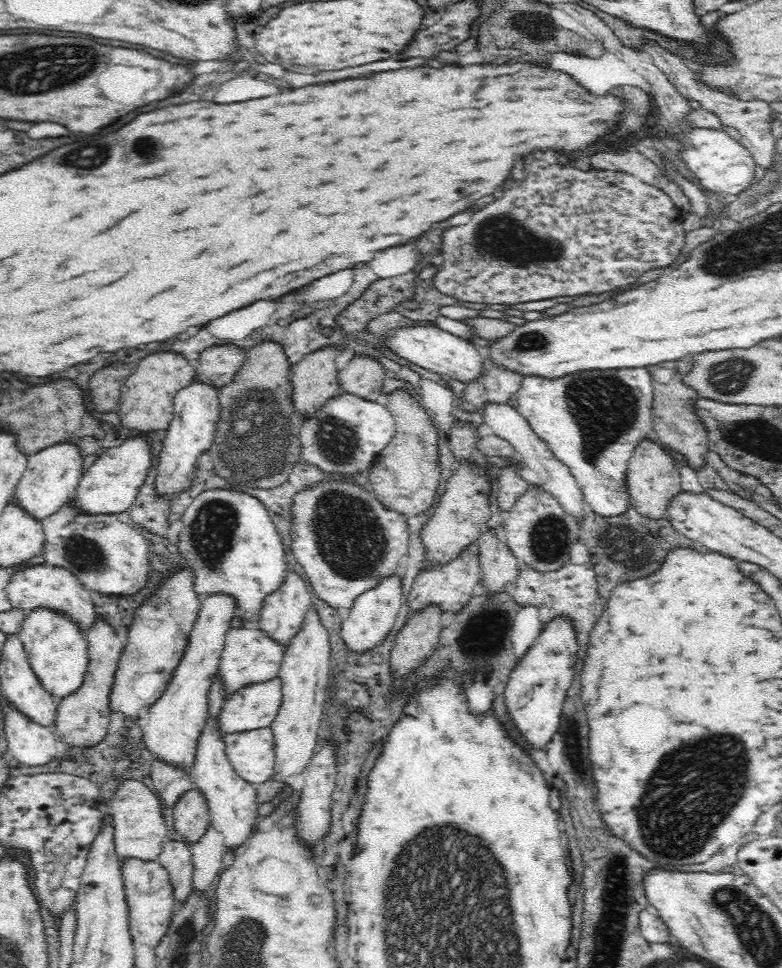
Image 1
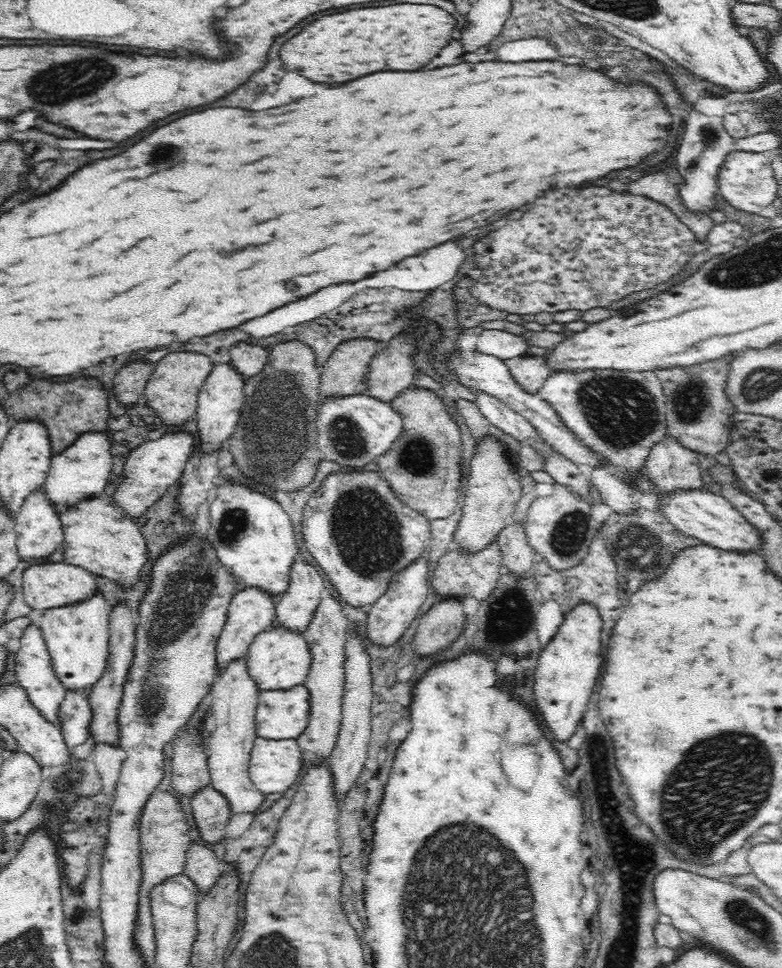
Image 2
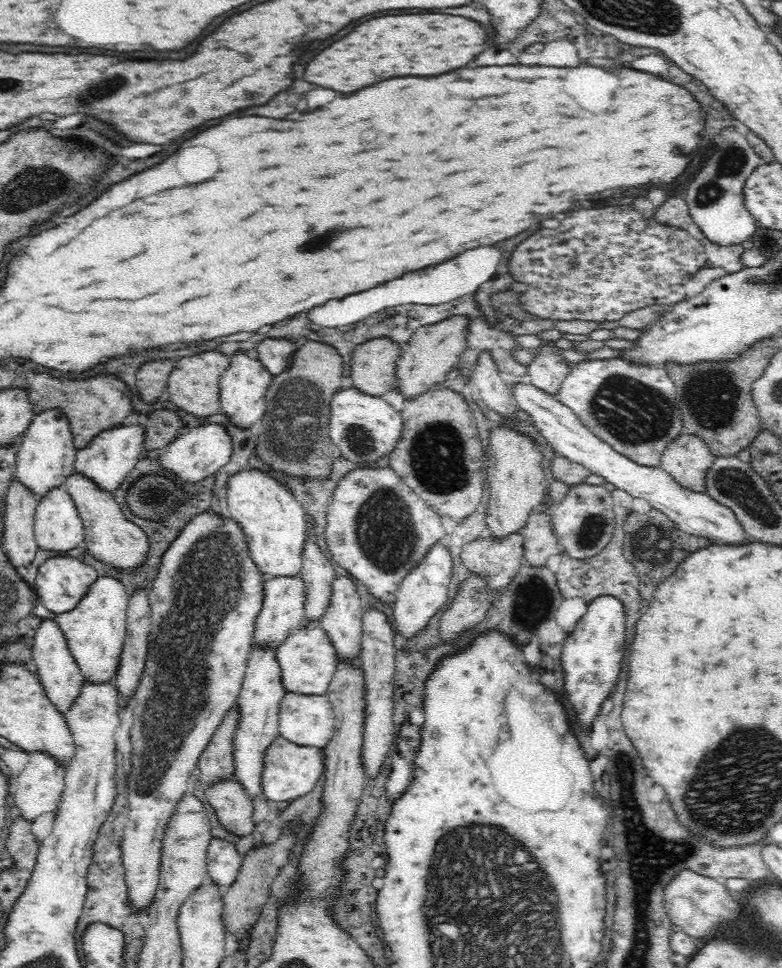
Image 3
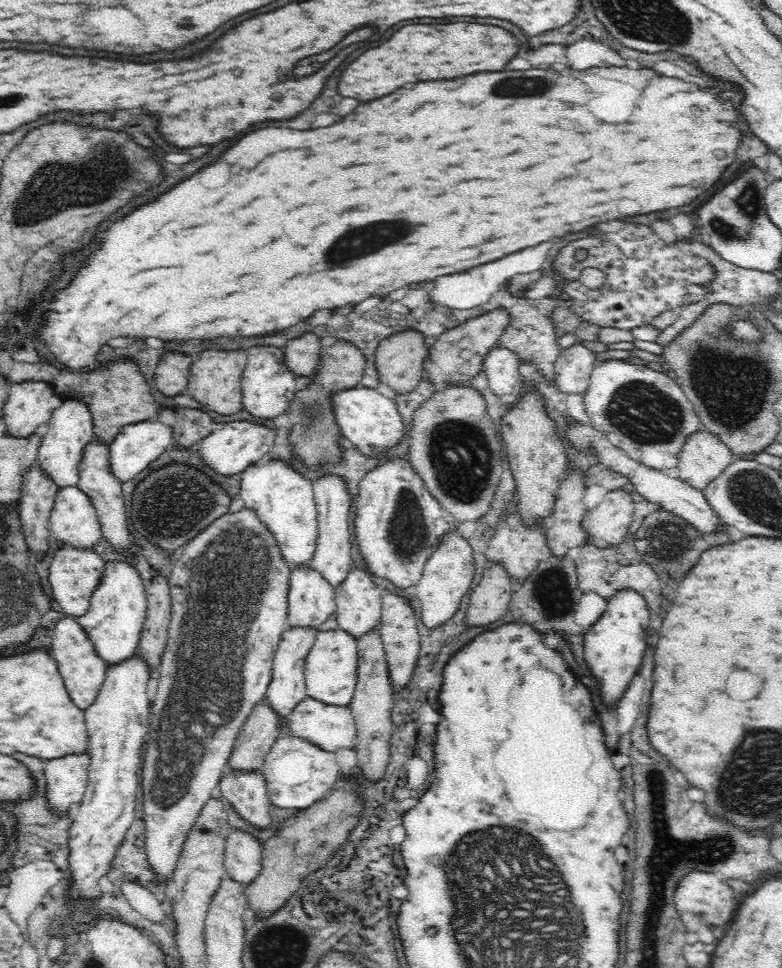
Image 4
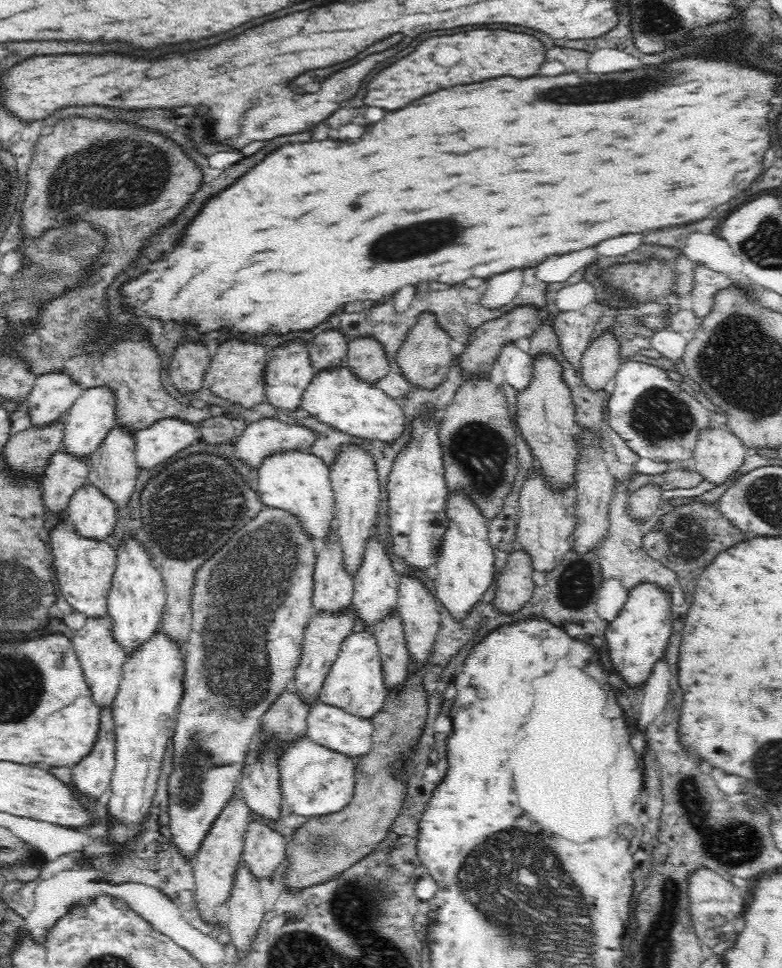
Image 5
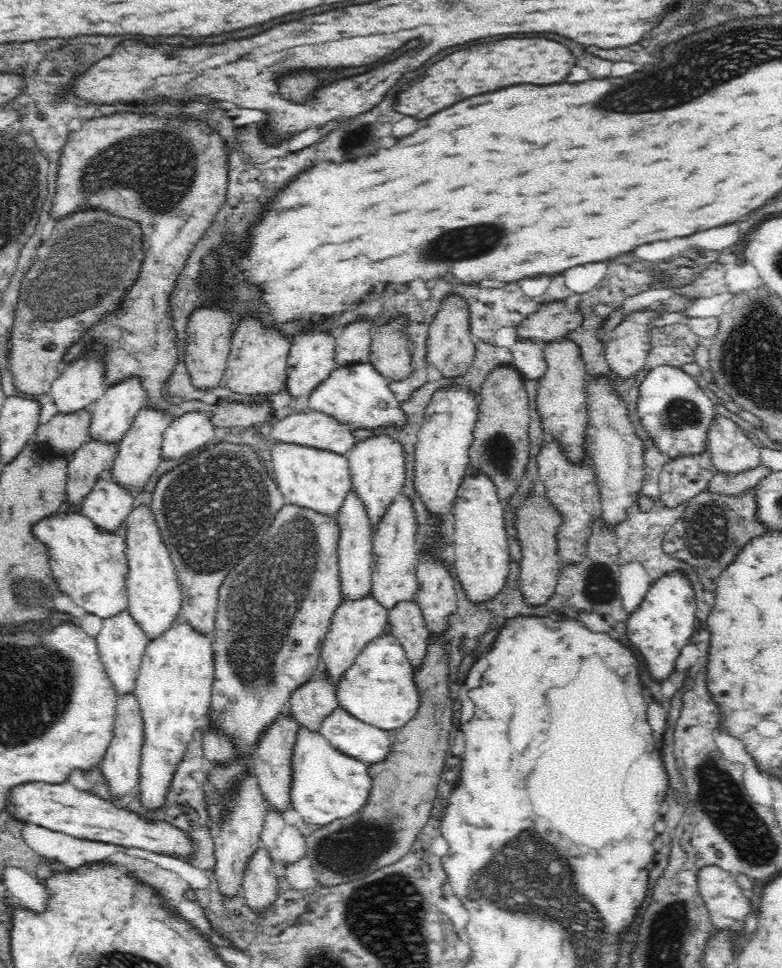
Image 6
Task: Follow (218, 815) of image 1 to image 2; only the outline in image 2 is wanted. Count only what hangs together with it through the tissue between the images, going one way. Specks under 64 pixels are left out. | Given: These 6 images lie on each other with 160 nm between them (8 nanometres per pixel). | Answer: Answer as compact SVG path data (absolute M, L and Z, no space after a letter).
M243 661L230 662L211 684L208 703L213 718L213 726L204 741L209 787L220 793L227 802L231 814L256 814L264 800L262 794L250 781L247 774L249 750L254 737L258 737L251 724L256 693L259 691L247 676Z

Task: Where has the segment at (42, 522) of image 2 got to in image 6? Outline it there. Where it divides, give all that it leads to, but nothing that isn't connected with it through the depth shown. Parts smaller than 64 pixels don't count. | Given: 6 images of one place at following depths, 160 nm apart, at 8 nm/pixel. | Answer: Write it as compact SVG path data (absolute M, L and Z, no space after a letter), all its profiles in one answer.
M102 476L94 484L92 490L84 496L80 502L80 513L82 517L90 520L98 531L114 533L123 524L130 512L133 510L134 497L128 495L122 488L115 486L109 478Z

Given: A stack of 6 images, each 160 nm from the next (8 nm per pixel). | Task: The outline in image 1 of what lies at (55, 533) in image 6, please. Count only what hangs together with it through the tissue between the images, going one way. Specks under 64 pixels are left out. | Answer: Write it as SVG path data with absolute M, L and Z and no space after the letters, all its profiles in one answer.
M39 565L20 570L12 575L5 584L7 601L17 609L29 612L42 608L65 616L70 622L86 632L98 620L95 606L90 599L90 592L86 590L80 581L62 568L49 565Z

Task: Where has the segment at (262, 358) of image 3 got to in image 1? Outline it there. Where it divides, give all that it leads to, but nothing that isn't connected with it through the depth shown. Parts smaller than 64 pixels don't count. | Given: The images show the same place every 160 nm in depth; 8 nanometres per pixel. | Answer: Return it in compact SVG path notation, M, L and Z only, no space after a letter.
M225 343L221 345L215 345L211 348L206 348L198 354L198 361L192 363L194 365L195 373L193 374L193 380L203 382L213 388L221 387L230 381L230 378L235 373L235 370L240 366L243 358L245 357L245 351L233 343Z

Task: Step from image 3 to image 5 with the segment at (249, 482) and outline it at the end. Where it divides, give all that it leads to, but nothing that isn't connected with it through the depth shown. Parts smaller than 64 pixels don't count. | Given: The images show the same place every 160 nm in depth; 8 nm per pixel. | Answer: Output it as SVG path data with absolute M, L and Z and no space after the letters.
M288 451L265 458L256 470L256 492L264 507L282 510L296 523L315 549L321 547L329 534L334 516L334 497L330 489L329 467L317 456L304 451Z

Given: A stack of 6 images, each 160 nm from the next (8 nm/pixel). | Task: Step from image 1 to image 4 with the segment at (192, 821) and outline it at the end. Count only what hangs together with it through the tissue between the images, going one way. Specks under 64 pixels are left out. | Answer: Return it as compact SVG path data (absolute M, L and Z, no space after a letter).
M260 770L228 771L218 780L218 795L221 795L232 810L254 828L270 828L272 817L265 785L265 776Z

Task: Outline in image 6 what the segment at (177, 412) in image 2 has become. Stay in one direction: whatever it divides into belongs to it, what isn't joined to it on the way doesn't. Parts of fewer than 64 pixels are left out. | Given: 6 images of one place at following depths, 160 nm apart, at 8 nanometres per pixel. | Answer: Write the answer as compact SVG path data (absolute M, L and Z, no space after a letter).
M248 315L246 320L238 322L232 330L229 353L225 367L219 380L219 387L226 386L230 392L236 394L278 394L285 390L285 362L286 353L291 343L291 337L283 335L274 328L269 328L258 320L256 326L254 318L258 315Z

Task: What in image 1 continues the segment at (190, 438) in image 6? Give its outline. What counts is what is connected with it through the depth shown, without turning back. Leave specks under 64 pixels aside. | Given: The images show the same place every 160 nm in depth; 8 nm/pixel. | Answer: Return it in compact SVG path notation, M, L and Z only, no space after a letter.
M58 443L41 448L25 458L25 467L14 486L11 503L38 522L50 517L70 500L72 490L78 486L83 466L82 456L73 444Z

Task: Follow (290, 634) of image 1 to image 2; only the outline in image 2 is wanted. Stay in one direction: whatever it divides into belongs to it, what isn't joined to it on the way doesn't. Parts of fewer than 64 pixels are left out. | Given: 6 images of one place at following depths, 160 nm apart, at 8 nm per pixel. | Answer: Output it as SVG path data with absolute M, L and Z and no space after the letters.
M307 562L290 567L288 588L273 604L273 620L278 630L301 634L316 610L327 586L321 570Z

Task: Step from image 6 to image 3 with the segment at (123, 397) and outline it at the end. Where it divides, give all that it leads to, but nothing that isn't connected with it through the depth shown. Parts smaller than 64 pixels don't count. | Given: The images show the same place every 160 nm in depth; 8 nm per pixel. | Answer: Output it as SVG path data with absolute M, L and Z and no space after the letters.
M59 410L42 411L34 415L30 424L26 427L26 432L15 443L15 447L14 483L24 486L24 489L30 491L32 497L38 499L38 501L43 498L43 495L47 491L62 485L66 482L65 478L67 476L74 474L72 463L76 448L72 442L72 435L67 425L67 418Z

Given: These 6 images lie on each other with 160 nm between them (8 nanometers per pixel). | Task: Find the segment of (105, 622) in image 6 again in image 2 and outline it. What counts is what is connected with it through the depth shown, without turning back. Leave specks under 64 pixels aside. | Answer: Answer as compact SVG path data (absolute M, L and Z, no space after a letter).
M32 624L24 630L20 638L14 642L14 684L21 686L30 704L52 724L59 724L58 707L60 706L67 690L58 682L58 679L51 672L50 659L47 656L42 636L39 634L38 626Z

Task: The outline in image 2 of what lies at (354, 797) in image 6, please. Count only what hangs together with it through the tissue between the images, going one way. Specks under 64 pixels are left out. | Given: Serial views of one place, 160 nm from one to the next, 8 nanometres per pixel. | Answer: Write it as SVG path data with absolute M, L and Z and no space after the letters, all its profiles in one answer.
M254 737L247 762L247 774L262 794L282 794L290 785L295 786L304 771L299 763L299 750L291 738L269 739Z

